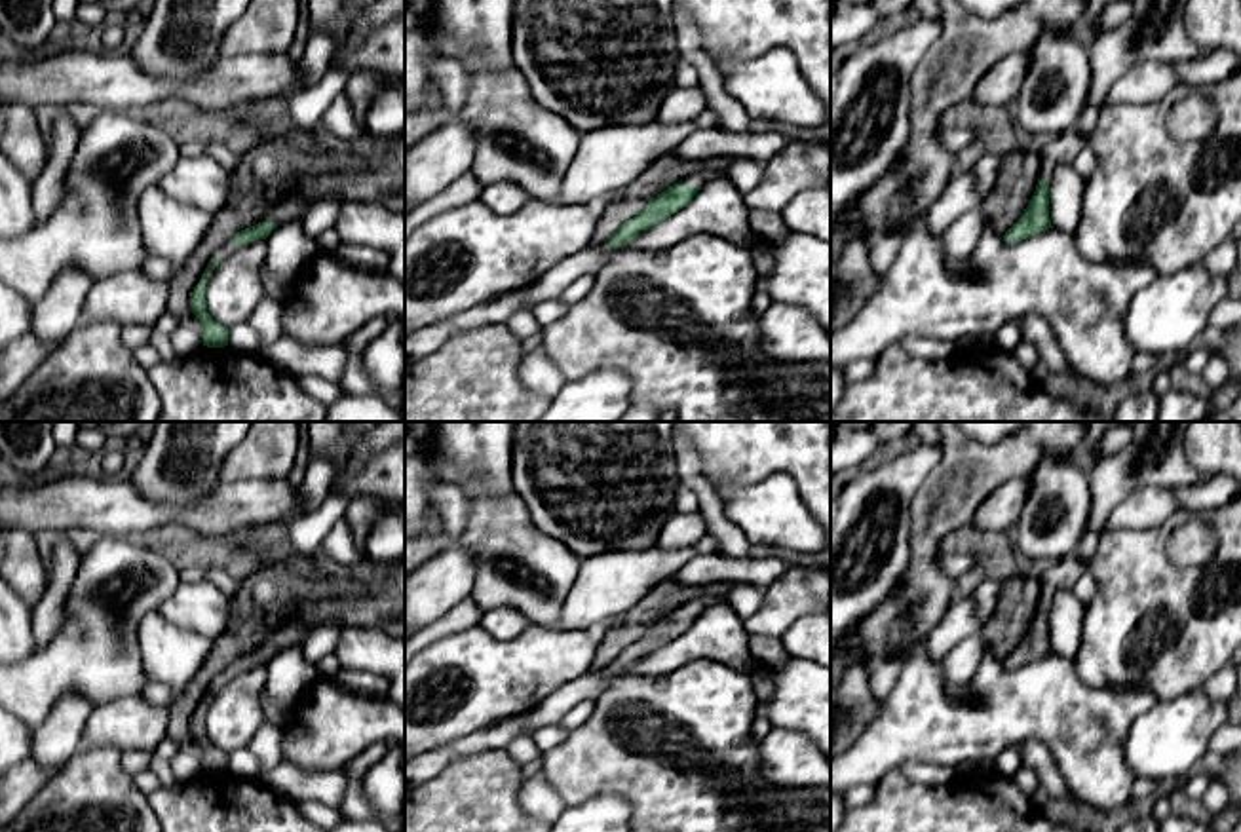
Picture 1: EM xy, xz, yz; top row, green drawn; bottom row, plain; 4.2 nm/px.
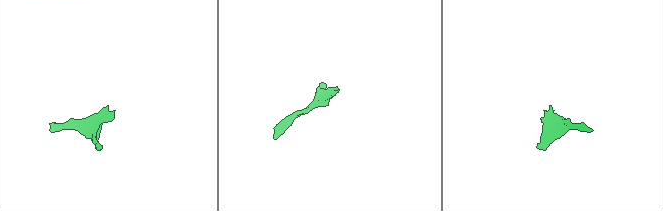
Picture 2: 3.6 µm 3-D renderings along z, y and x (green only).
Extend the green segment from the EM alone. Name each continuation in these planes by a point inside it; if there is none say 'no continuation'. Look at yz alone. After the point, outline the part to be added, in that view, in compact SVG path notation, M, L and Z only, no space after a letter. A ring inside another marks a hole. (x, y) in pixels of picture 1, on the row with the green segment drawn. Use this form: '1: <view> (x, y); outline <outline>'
1: yz (1046, 166); outline M1041 156L1038 179L1043 180L1045 184L1049 184L1053 169L1055 169L1055 163Z

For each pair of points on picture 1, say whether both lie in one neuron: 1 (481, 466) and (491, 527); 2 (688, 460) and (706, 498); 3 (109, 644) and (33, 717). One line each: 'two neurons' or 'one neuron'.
1: one neuron
2: one neuron
3: one neuron

